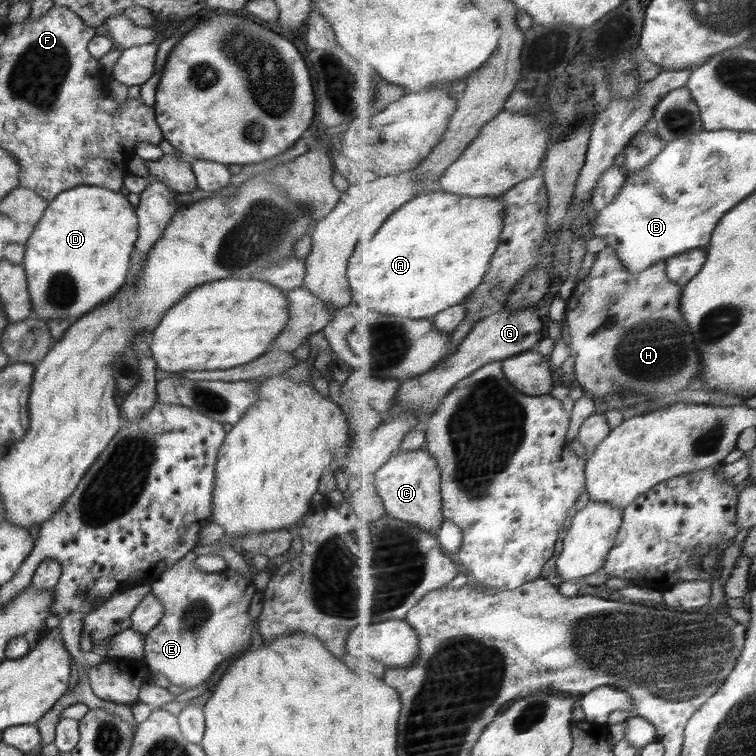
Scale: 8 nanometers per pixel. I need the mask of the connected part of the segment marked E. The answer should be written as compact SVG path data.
M186 553L184 557L170 565L166 570L159 572L159 577L150 582L151 592L164 606L162 618L156 626L144 637L144 650L141 662L151 671L151 675L160 672L166 676L171 684L180 686L184 690L194 690L204 684L216 666L230 656L237 656L240 650L248 648L252 630L256 630L255 620L250 620L248 610L252 596L257 589L253 580L238 574L235 570L226 567L218 572L208 573L200 567L194 566L193 555Z

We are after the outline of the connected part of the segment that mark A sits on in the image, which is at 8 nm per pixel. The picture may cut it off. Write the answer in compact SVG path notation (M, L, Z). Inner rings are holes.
M437 189L433 193L423 193L400 207L386 221L386 224L384 224L380 232L376 234L370 243L368 241L362 241L355 246L346 269L346 277L352 293L352 301L357 307L362 309L372 308L372 311L410 319L435 318L438 314L444 313L444 310L452 309L453 306L464 303L468 297L472 296L472 293L483 285L487 277L488 269L491 268L492 260L495 258L496 252L499 250L500 243L503 240L504 221L506 221L506 214L504 214L504 202L502 202L501 197L486 196L484 198L470 198L441 189Z

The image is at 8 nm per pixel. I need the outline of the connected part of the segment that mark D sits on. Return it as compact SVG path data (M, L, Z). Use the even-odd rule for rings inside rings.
M74 186L52 199L24 245L23 264L31 310L40 321L76 320L106 304L127 284L130 257L138 238L136 207L122 193L101 186Z

